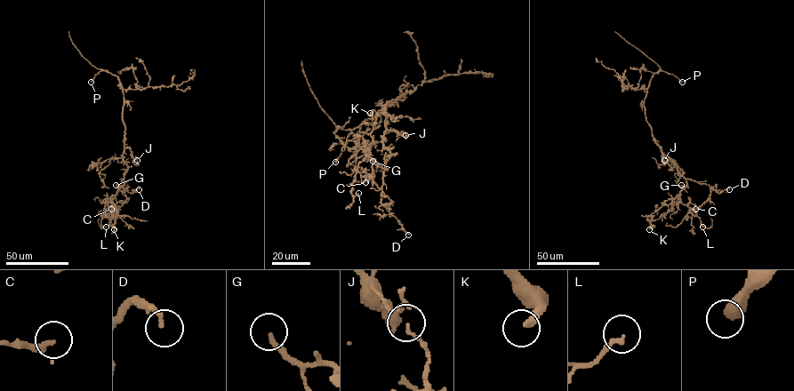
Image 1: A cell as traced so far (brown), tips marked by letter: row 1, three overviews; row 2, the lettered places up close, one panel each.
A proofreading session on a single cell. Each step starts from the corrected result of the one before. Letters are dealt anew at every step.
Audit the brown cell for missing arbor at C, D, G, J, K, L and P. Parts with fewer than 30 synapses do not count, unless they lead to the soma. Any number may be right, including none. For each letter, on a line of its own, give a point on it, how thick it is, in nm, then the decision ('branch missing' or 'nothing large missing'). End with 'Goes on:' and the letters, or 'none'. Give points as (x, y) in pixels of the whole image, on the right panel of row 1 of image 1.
C: at (695, 209); 240 nm thick; nothing large missing
D: at (729, 189); 170 nm thick; nothing large missing
G: at (681, 185); 200 nm thick; branch missing
J: at (664, 160); 70 nm thick; nothing large missing
K: at (649, 229); 240 nm thick; nothing large missing
L: at (702, 227); 180 nm thick; nothing large missing
P: at (682, 82); 550 nm thick; branch missing
Goes on: G, P

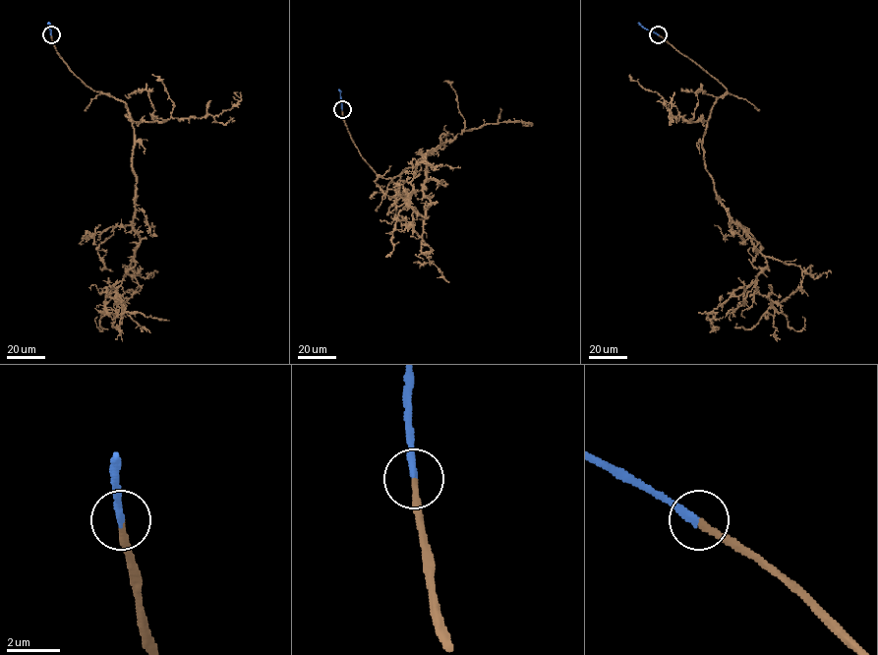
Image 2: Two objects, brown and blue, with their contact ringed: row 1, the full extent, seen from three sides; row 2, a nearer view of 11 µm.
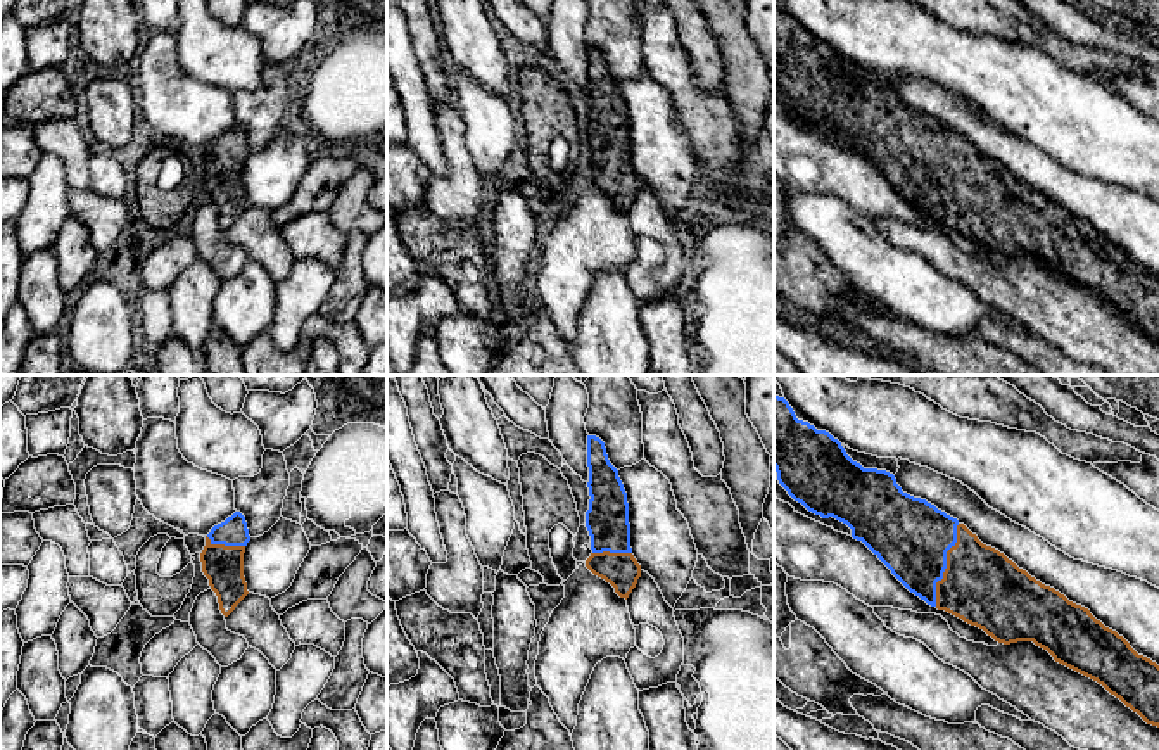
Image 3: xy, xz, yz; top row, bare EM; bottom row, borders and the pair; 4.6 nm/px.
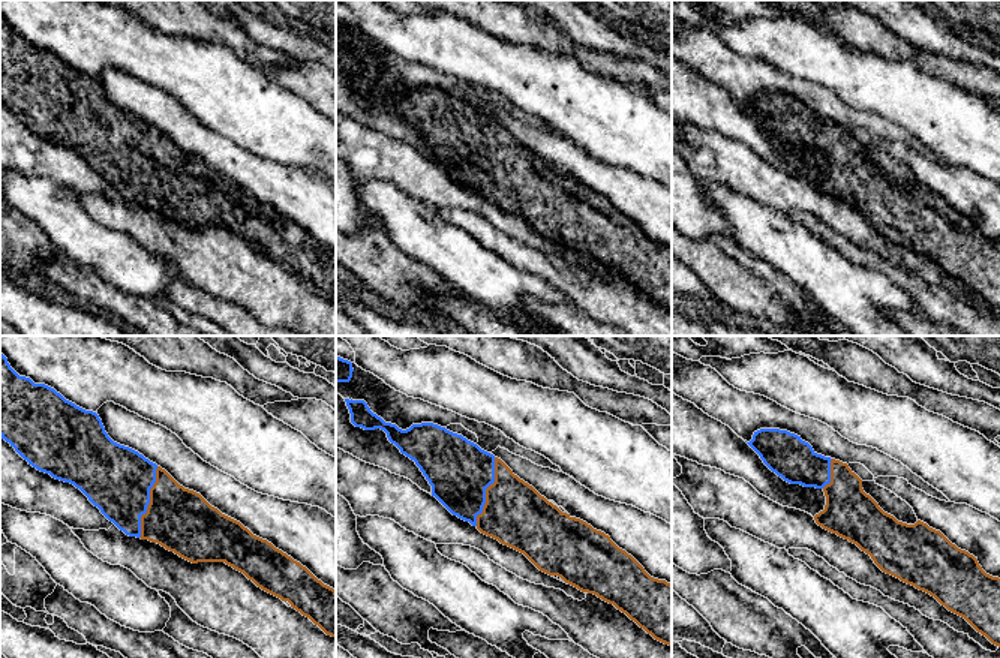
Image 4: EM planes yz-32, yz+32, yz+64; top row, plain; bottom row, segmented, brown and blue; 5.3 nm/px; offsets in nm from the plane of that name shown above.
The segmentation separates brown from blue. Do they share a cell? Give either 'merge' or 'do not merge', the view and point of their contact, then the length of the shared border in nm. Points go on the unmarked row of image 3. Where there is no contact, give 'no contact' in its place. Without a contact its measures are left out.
merge; meets brown in yz at (947, 178); contact 400 nm long

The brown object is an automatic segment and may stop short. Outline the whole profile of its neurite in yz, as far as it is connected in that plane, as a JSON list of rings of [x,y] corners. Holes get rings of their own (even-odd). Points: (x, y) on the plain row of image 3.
[[[774,9],[774,81],[779,97],[808,124],[836,131],[852,142],[891,187],[928,218],[983,242],[995,254],[1033,254],[1055,275],[1097,294],[1111,308],[1159,340],[1159,278],[1138,268],[1088,221],[1069,214],[1019,181],[998,162],[983,157],[957,131],[926,112],[902,104],[893,86],[864,81],[826,43],[798,33],[784,10]]]

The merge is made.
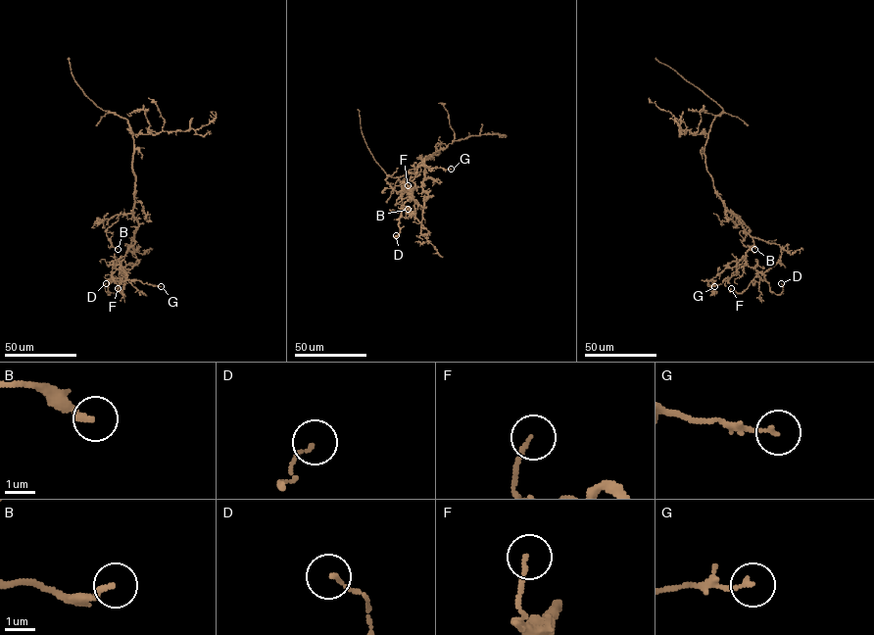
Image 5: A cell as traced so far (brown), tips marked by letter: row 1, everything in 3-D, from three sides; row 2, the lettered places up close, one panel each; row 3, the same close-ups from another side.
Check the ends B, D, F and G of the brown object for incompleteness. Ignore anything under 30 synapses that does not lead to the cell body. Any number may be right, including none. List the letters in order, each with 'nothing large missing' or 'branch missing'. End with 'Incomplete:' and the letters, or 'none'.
B: nothing large missing
D: nothing large missing
F: nothing large missing
G: nothing large missing
Incomplete: none

